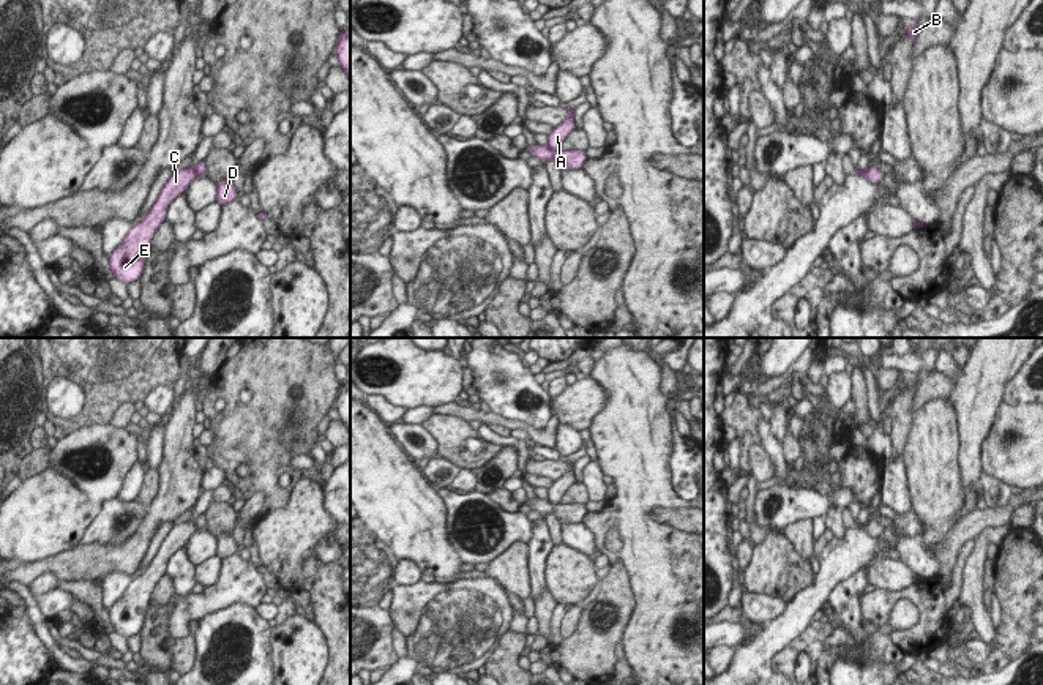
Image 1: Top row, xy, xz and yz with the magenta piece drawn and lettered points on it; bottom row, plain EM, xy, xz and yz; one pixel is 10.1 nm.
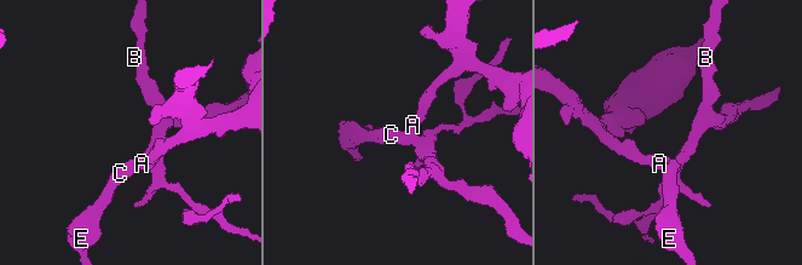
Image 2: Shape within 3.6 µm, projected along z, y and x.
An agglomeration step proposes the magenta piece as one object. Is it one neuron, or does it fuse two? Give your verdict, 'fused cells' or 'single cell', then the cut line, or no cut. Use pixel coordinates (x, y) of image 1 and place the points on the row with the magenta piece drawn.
fused cells; cut in xz along (546, 145), (554, 150), (559, 149)

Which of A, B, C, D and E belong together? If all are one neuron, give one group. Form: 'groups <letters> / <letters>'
groups A / B C D E

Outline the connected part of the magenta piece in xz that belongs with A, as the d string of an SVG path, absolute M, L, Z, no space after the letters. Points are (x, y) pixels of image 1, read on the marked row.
M566 109L566 110L568 110L568 117L559 126L555 126L548 136L548 147L554 152L557 152L562 147L565 137L573 129L576 129L576 126L574 126L574 109Z

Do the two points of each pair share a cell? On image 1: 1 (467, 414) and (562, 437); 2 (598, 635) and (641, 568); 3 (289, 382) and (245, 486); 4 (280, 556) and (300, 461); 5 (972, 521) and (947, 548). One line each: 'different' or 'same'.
1: different
2: different
3: same
4: different
5: same

